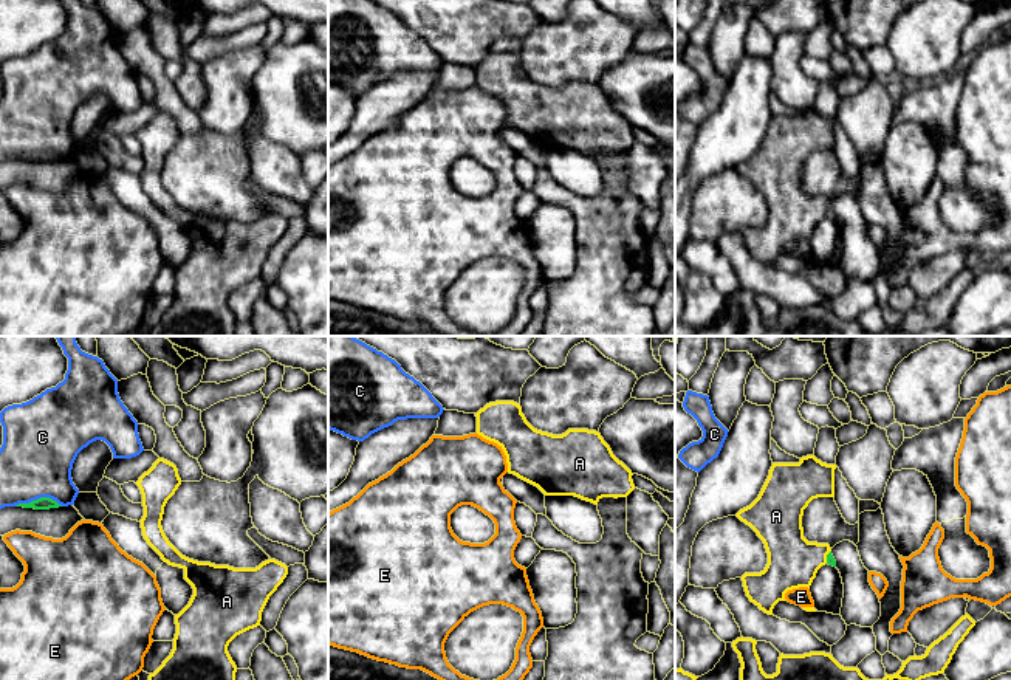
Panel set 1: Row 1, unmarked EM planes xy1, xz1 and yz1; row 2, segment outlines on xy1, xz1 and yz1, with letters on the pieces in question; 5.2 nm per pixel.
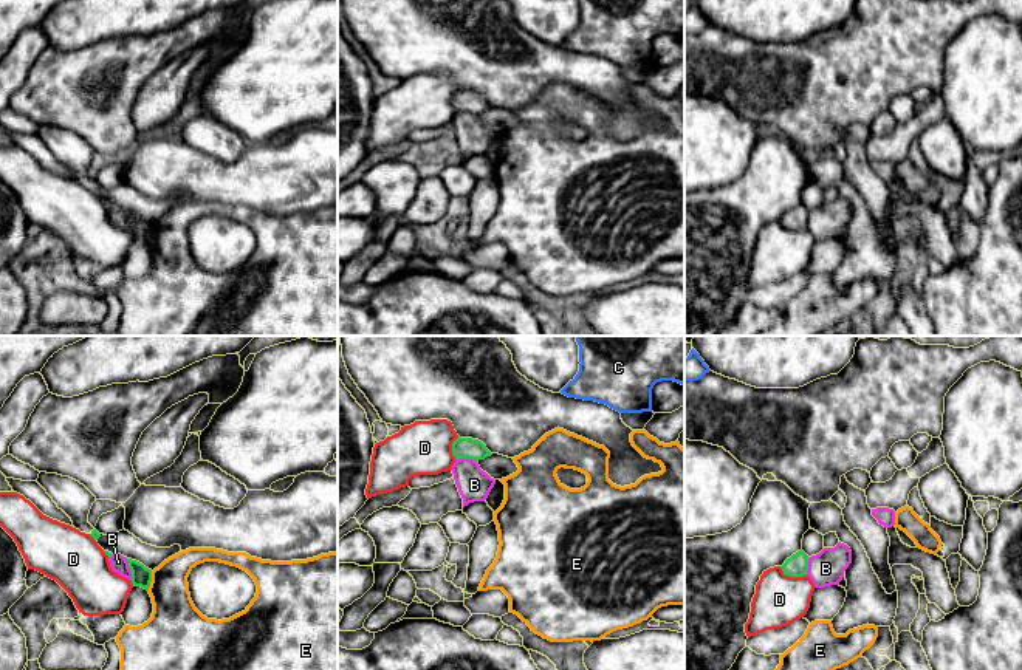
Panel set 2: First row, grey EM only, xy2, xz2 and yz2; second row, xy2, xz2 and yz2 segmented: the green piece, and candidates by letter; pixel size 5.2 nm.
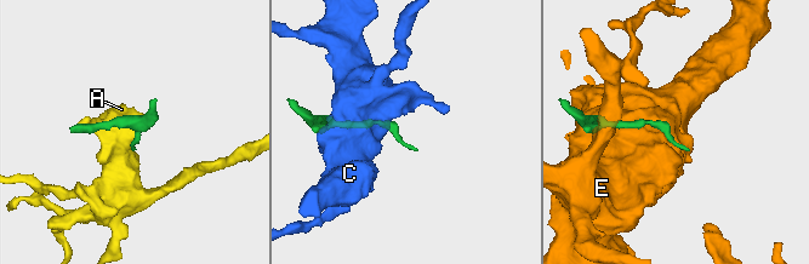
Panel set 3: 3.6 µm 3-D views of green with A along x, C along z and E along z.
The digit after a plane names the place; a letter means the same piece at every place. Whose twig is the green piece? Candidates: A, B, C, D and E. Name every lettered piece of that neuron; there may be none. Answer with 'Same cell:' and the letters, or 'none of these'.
Same cell: none of these

